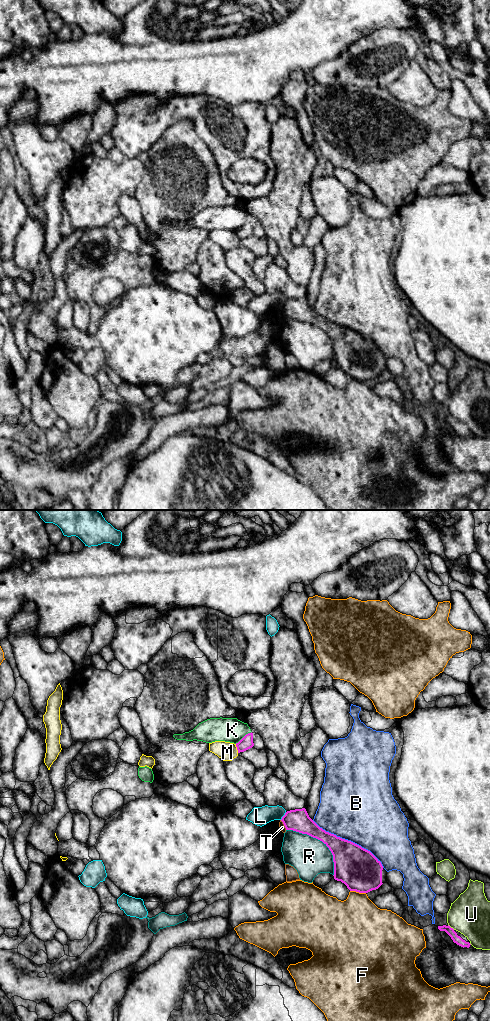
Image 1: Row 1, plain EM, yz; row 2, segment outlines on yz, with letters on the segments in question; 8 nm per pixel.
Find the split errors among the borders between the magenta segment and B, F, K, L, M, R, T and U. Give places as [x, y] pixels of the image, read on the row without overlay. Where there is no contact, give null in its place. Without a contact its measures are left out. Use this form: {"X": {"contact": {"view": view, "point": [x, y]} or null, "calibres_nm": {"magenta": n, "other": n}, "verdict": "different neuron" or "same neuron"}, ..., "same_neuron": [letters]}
{"B": {"contact": {"view": "yz", "point": [349, 329]}, "calibres_nm": {"magenta": 320, "other": 500}, "verdict": "different neuron"}, "F": {"contact": {"view": "yz", "point": [358, 379]}, "calibres_nm": {"magenta": 320, "other": 400}, "verdict": "different neuron"}, "K": {"contact": {"view": "yz", "point": [244, 224]}, "calibres_nm": {"magenta": 100, "other": 200}, "verdict": "different neuron"}, "L": {"contact": {"view": "yz", "point": [283, 304]}, "calibres_nm": {"magenta": 180, "other": 160}, "verdict": "different neuron"}, "M": {"contact": {"view": "yz", "point": [237, 236]}, "calibres_nm": {"magenta": 100, "other": 150}, "verdict": "different neuron"}, "R": {"contact": {"view": "yz", "point": [320, 328]}, "calibres_nm": {"magenta": 220, "other": 300}, "verdict": "different neuron"}, "T": {"contact": {"view": "yz", "point": [284, 313]}, "calibres_nm": {"magenta": 180, "other": 50}, "verdict": "different neuron"}, "U": {"contact": {"view": "yz", "point": [450, 415]}, "calibres_nm": {"magenta": 70, "other": 320}, "verdict": "different neuron"}, "same_neuron": []}

